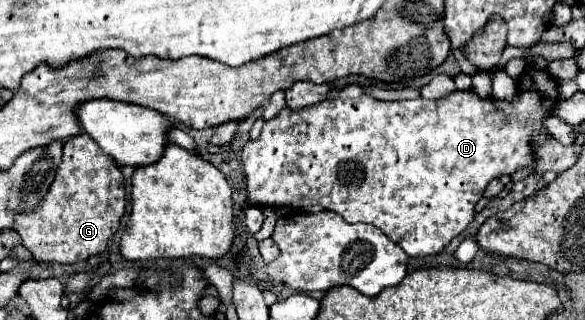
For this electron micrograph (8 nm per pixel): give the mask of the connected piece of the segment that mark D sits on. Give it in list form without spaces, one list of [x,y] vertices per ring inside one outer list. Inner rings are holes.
[[[535,67],[525,69],[525,73],[521,75],[521,83],[519,83],[519,101],[511,101],[511,103],[499,101],[493,97],[481,99],[473,91],[455,91],[455,93],[445,95],[445,97],[435,99],[435,101],[427,101],[427,99],[381,101],[381,99],[367,95],[359,85],[345,85],[337,97],[325,99],[311,109],[289,109],[289,107],[281,109],[281,113],[275,119],[267,121],[263,125],[259,139],[247,141],[247,145],[241,151],[241,161],[243,161],[243,169],[245,169],[245,183],[247,183],[247,201],[249,201],[249,205],[257,205],[257,207],[287,205],[293,209],[301,209],[301,207],[309,207],[309,205],[321,205],[323,209],[329,209],[329,211],[343,215],[345,221],[349,221],[349,223],[363,221],[363,223],[371,223],[371,225],[379,227],[387,237],[391,237],[393,241],[403,245],[403,249],[409,257],[435,255],[435,253],[443,251],[443,247],[449,245],[449,241],[453,237],[457,237],[459,233],[463,233],[469,227],[469,223],[475,217],[475,205],[483,197],[485,187],[489,185],[491,179],[495,179],[503,173],[511,175],[513,171],[533,163],[533,149],[529,145],[529,137],[533,131],[545,131],[543,119],[551,113],[553,103],[557,101],[557,95],[559,95],[559,85],[553,81],[553,77],[547,71],[535,69]]]

